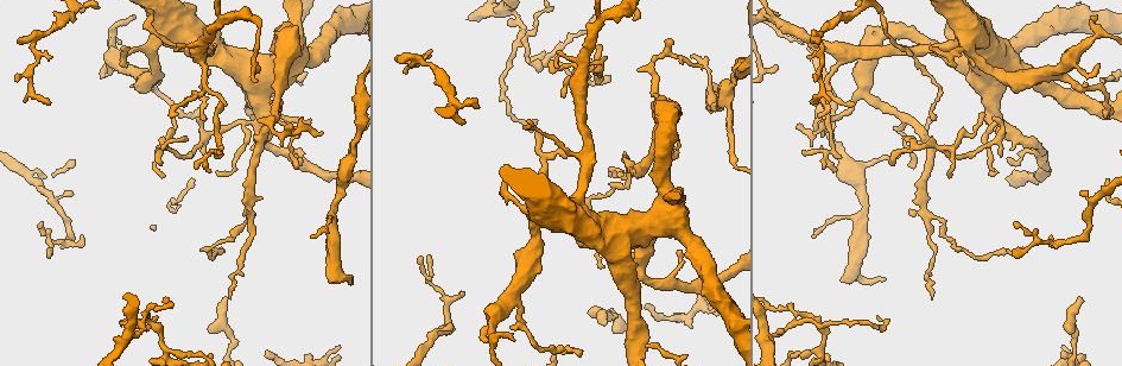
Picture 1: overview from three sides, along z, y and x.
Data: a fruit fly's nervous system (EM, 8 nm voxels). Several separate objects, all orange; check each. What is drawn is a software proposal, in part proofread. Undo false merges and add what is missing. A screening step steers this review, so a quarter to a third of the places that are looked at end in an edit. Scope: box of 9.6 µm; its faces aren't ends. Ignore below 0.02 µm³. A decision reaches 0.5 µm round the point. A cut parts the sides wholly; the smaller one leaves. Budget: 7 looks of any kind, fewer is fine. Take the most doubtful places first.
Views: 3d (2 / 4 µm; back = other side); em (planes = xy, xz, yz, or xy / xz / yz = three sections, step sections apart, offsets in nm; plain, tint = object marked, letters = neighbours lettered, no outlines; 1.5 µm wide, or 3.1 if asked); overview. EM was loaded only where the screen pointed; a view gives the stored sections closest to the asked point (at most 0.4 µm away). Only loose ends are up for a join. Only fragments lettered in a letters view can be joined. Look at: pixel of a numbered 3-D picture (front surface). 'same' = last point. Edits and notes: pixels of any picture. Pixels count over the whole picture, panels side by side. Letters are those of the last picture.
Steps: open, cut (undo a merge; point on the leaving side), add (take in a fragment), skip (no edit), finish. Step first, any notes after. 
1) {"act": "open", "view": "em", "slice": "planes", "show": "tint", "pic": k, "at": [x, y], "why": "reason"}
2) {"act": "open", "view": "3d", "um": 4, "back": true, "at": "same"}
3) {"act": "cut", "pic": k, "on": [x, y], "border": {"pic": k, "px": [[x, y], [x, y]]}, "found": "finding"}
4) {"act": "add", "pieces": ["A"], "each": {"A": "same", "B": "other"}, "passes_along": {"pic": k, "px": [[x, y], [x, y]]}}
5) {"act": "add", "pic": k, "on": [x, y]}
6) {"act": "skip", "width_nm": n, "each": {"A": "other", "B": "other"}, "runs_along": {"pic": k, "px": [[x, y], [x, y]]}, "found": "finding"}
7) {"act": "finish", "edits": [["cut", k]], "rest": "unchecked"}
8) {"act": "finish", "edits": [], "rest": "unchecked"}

{"act": "open", "view": "em", "slice": "yz", "step": 8, "show": "letters", "pic": 1, "at": [603, 322]}

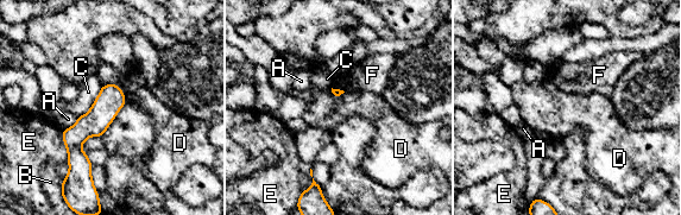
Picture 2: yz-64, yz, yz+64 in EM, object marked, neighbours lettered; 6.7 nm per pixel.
{"act": "open", "view": "em", "slice": "planes", "show": "letters", "at": "same", "why": "cut it another way"}

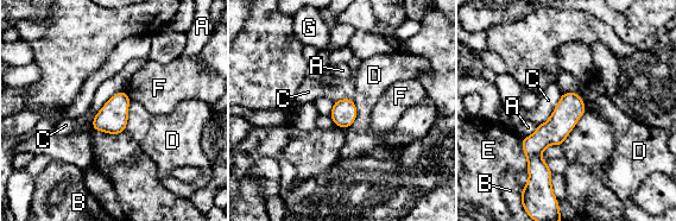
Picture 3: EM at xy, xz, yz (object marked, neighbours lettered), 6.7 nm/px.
{"act": "skip", "each": {"A": "other", "B": "other", "C": "other", "D": "other", "E": "other", "F": "other", "G": "other"}, "found": "none of them fits"}

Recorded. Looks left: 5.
{"act": "open", "view": "3d", "um": 2, "pic": 1, "at": [883, 279], "why": "tapers out"}

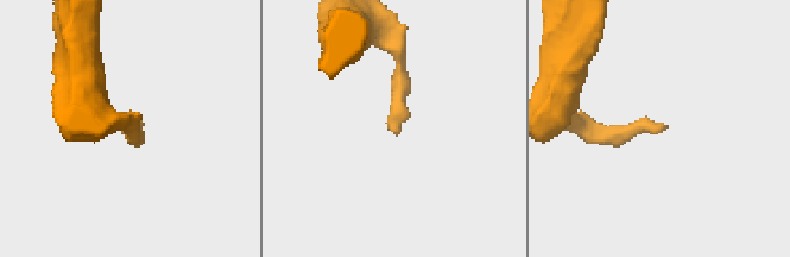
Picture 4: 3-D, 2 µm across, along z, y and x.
{"act": "open", "view": "em", "slice": "planes", "show": "letters", "pic": 4, "at": [663, 124]}

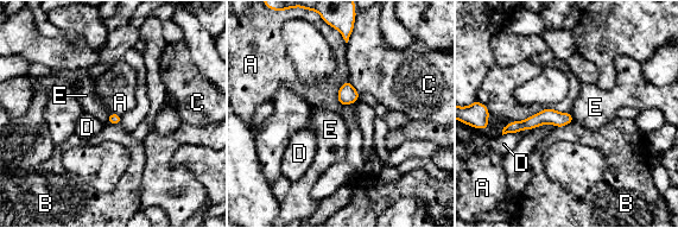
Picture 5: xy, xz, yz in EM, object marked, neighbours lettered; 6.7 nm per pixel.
{"act": "skip", "longest_contact_nm": ["A", 500], "each": {"A": "other", "B": "other", "C": "other", "D": "other", "E": "other"}, "found": "none of them fits"}

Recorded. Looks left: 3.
{"act": "open", "view": "3d", "um": 2, "pic": 1, "at": [415, 59], "why": "abrupt turn"}

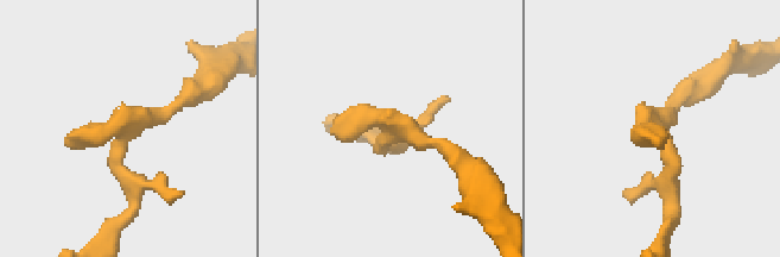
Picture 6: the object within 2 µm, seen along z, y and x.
{"act": "open", "view": "em", "slice": "planes", "show": "tint", "pic": 6, "at": [386, 135]}

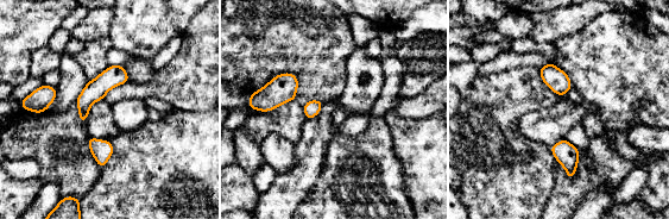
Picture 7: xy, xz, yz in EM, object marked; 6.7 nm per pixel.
{"act": "open", "view": "em", "slice": "planes", "show": "letters", "at": "same"}

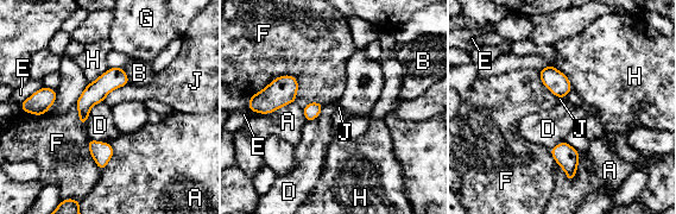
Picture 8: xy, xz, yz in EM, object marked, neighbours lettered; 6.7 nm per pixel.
{"act": "skip", "each": {"A": "other", "B": "other", "D": "other", "E": "other", "F": "other", "G": "other", "H": "other", "J": "other"}, "border": {"pic": 8, "px": [[298, 82], [279, 75], [251, 96]]}, "found": "one neuron here"}

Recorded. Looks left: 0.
{"act": "finish", "edits": [], "rest": "unchecked"}

